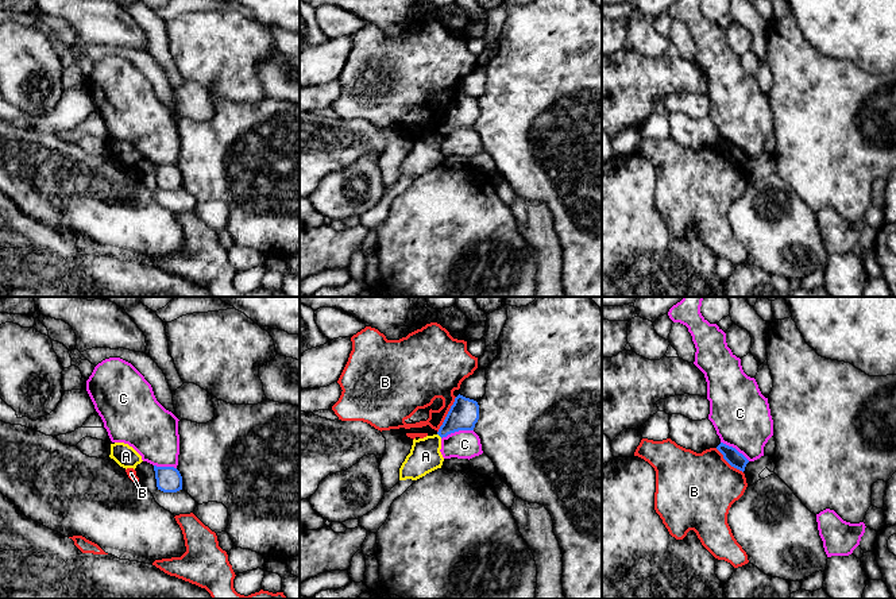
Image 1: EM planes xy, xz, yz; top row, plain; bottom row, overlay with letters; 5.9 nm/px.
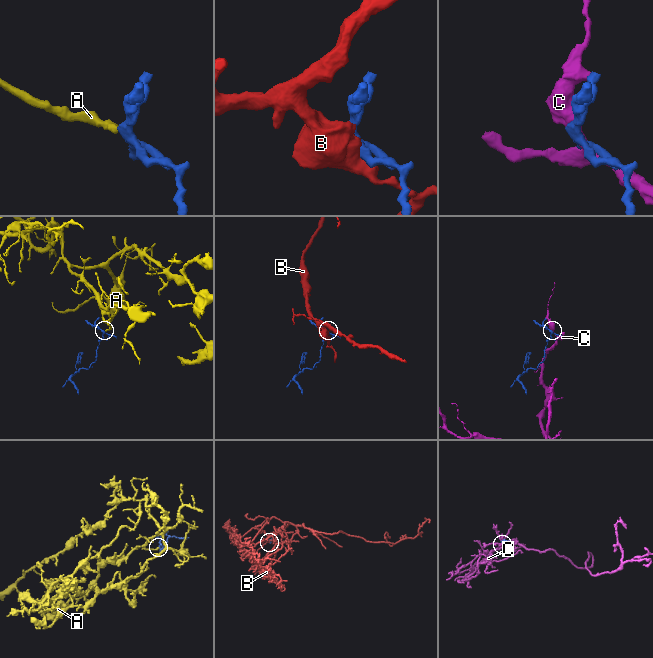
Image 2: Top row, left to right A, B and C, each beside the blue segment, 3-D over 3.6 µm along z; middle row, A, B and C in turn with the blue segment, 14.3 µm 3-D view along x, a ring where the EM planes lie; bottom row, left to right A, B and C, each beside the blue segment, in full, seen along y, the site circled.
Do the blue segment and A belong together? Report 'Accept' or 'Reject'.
Reject

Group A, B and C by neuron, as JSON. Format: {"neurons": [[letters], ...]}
{"neurons": [["A"], ["B"], ["C"]]}

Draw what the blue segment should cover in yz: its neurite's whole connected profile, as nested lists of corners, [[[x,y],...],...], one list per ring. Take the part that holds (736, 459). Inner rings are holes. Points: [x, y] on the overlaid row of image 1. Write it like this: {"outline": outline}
{"outline": [[[721,443],[717,449],[723,455],[723,459],[734,468],[739,469],[739,471],[745,471],[746,464],[749,463],[749,460],[739,453],[735,448],[729,447],[723,443]]]}

